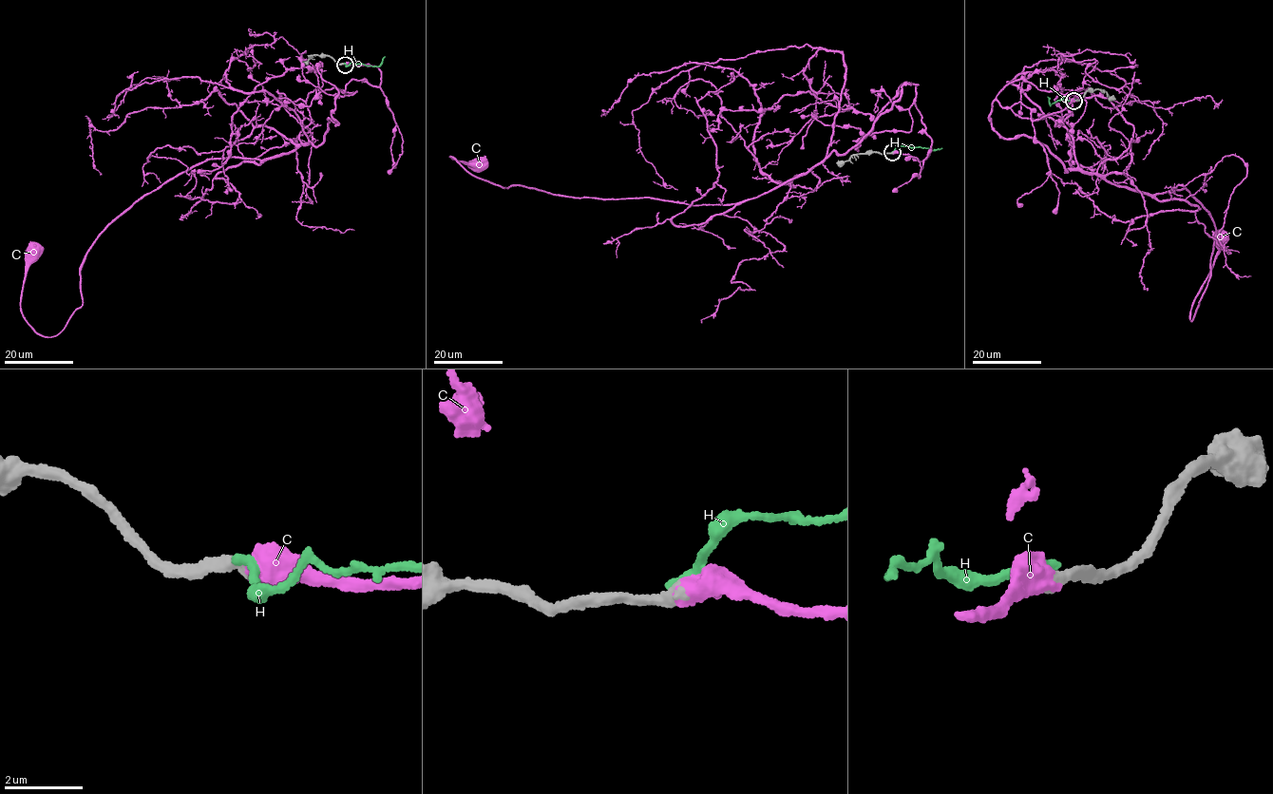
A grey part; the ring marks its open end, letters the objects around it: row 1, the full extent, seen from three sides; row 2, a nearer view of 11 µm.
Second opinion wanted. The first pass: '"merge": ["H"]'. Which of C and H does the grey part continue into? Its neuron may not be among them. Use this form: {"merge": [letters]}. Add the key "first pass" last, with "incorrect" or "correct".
{"merge": ["C"], "first pass": "incorrect"}

